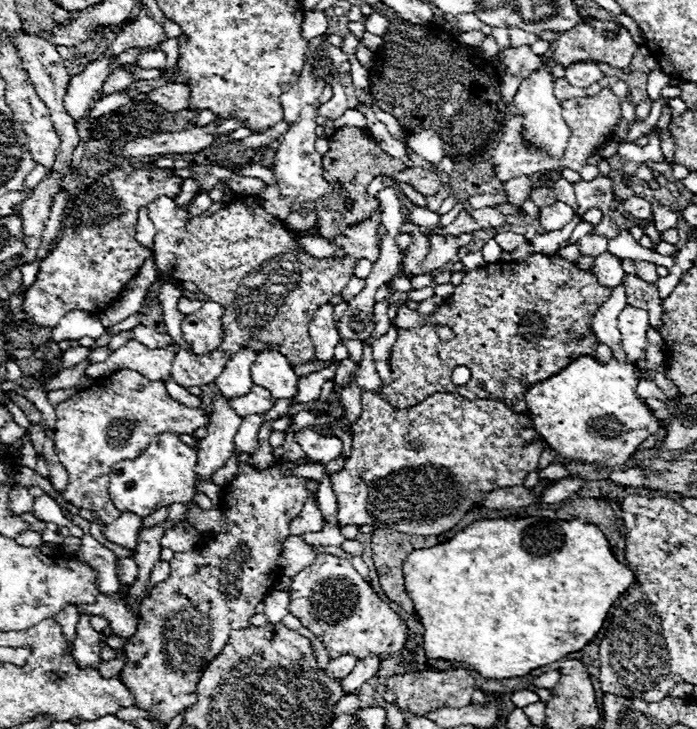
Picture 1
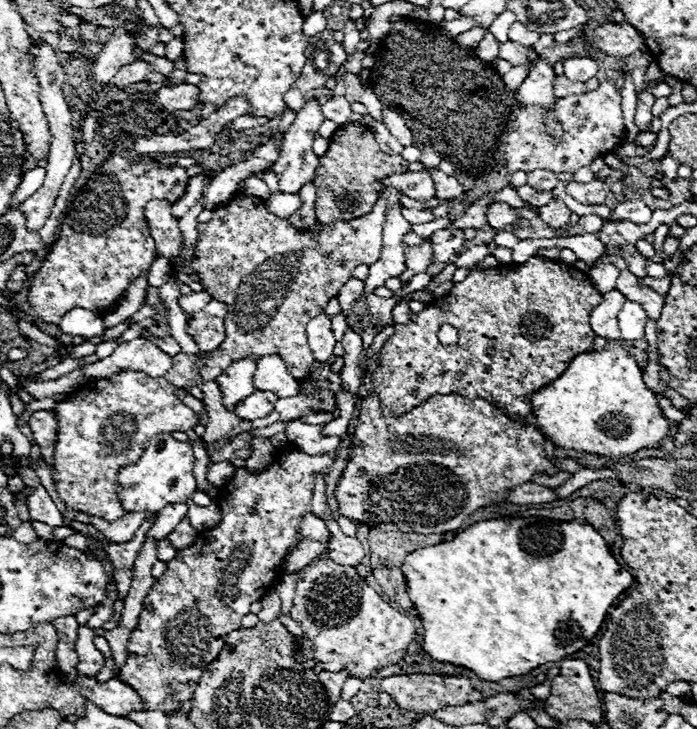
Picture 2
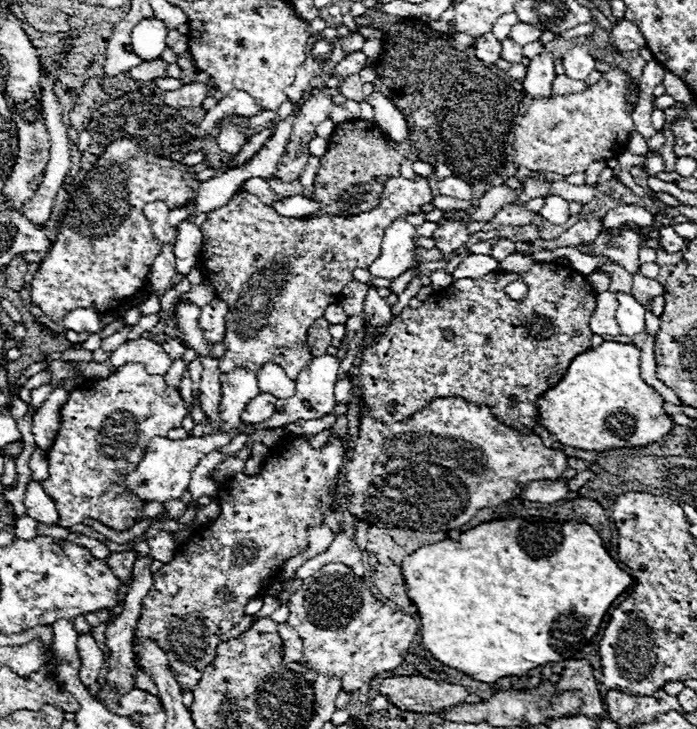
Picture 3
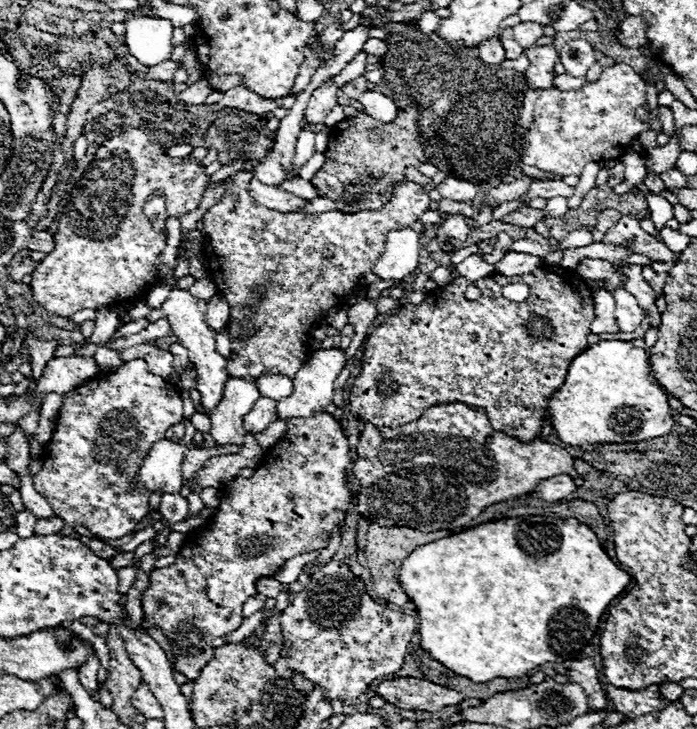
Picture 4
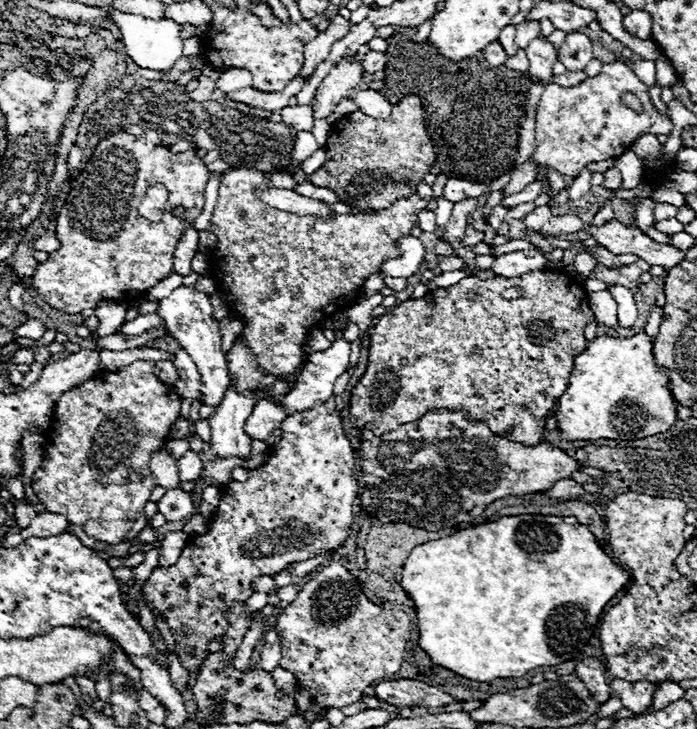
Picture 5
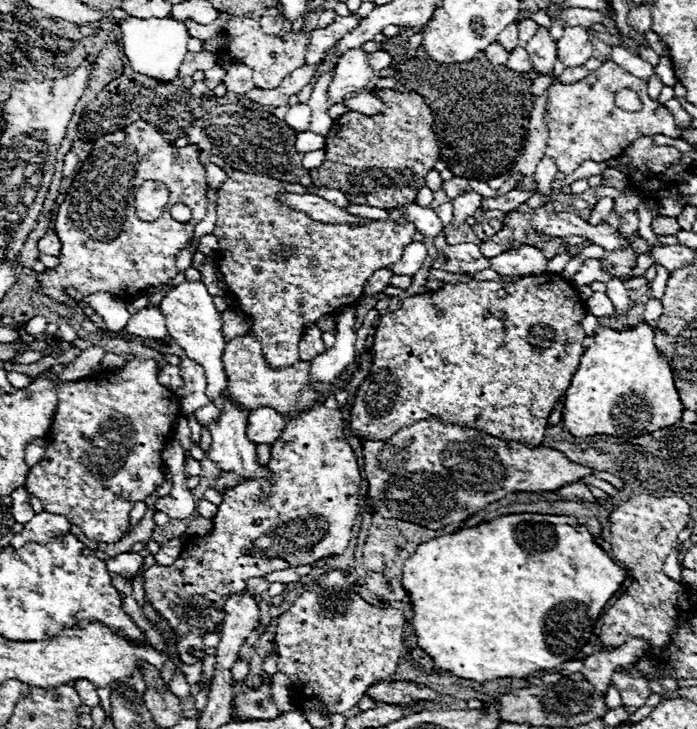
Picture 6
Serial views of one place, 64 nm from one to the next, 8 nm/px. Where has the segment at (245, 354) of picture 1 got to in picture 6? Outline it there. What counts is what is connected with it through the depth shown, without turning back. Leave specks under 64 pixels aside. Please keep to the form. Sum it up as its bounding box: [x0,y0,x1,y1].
[208,400,270,482]

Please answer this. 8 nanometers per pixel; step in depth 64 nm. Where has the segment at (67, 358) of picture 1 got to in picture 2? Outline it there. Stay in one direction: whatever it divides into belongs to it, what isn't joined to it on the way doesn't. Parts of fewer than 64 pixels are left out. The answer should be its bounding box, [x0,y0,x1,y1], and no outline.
[70,342,96,358]

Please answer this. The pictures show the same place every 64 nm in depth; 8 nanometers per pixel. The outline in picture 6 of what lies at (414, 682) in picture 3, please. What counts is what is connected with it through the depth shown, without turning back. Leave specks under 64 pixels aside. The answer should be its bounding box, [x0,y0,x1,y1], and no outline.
[366,682,440,704]

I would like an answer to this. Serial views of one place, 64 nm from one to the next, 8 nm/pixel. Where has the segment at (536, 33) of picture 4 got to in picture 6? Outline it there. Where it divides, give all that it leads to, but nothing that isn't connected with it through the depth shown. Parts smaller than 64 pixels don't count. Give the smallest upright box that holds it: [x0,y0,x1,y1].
[518,18,538,46]

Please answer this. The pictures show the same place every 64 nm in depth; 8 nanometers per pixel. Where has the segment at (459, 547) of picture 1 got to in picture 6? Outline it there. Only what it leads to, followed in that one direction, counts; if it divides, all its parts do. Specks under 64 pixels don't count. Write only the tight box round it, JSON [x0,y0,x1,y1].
[402,514,626,682]

